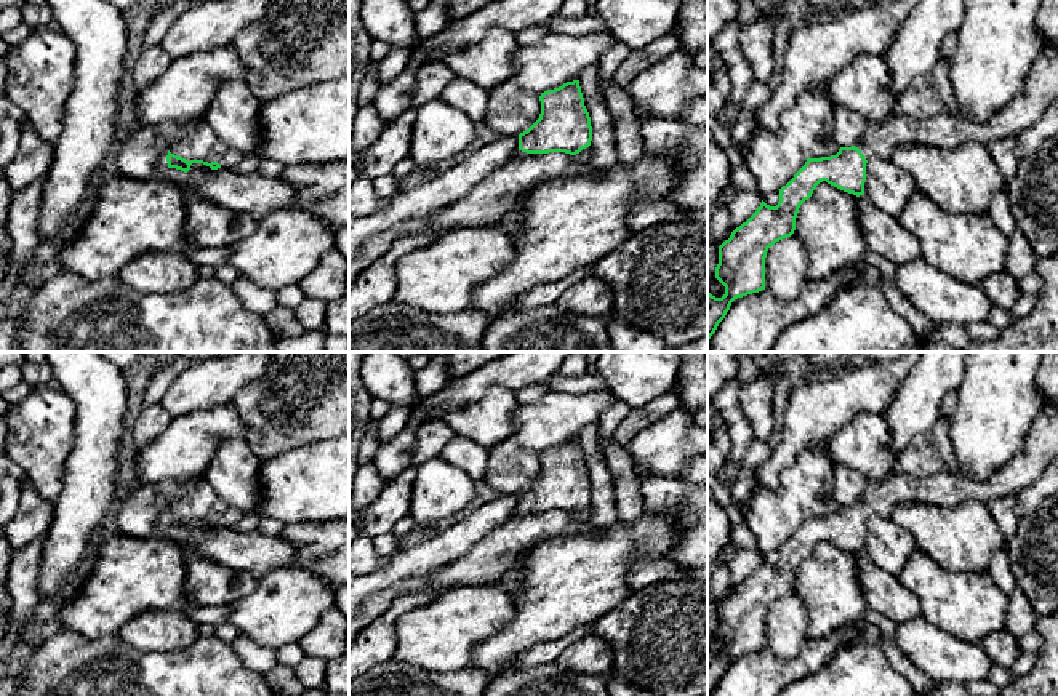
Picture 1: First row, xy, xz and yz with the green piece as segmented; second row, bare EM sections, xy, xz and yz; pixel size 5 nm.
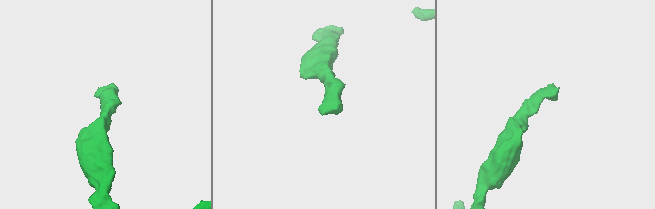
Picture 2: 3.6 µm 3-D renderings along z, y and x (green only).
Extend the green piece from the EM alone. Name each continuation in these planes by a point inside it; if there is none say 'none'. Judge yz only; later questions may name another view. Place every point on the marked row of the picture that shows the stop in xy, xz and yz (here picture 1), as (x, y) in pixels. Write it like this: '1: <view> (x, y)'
1: yz (945, 130)

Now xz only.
1: xz (586, 154)

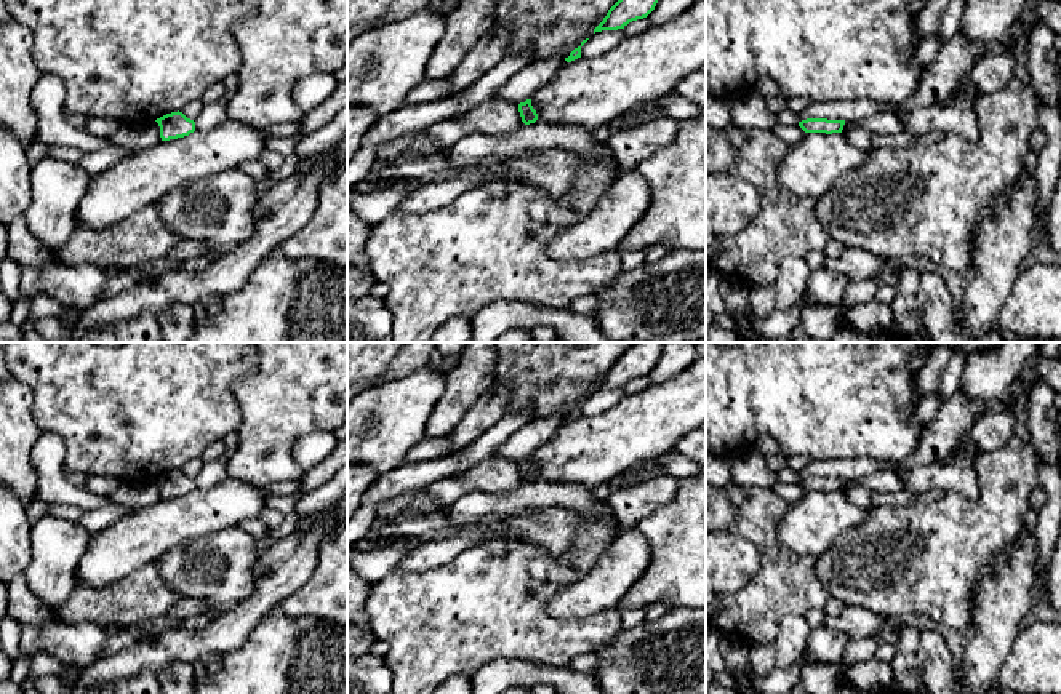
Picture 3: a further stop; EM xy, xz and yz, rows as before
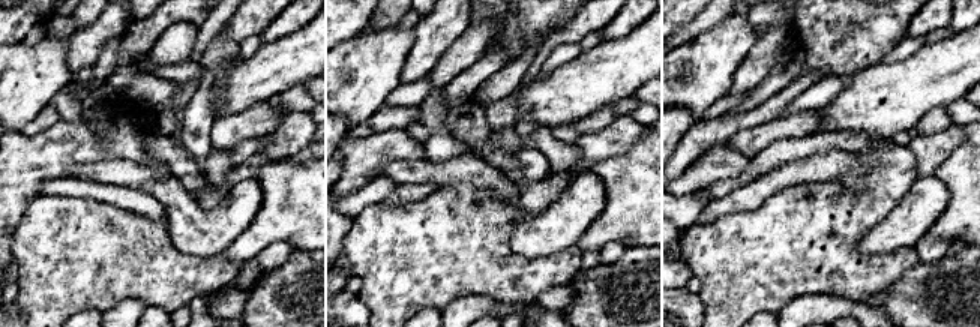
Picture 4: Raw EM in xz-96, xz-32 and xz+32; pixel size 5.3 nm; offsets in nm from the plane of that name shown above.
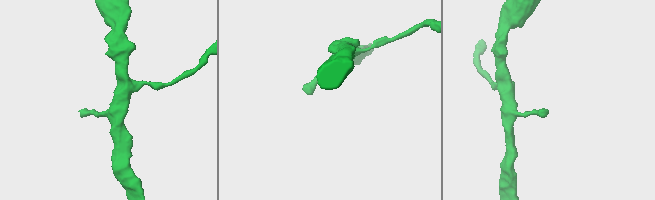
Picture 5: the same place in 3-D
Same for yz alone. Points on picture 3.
none

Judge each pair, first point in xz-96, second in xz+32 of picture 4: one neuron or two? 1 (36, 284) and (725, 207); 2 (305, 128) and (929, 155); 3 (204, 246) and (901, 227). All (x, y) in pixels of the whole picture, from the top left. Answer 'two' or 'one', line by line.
1: two
2: one
3: one

